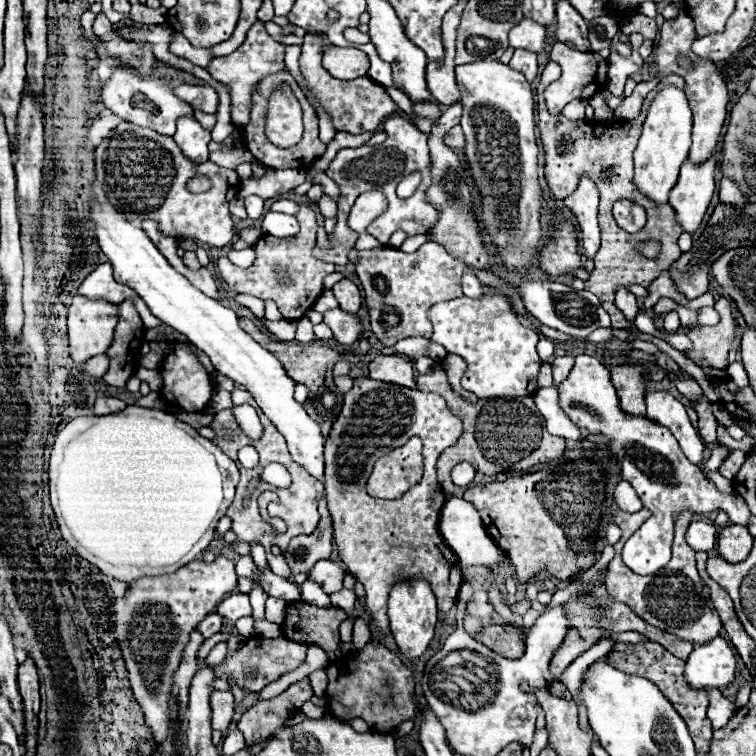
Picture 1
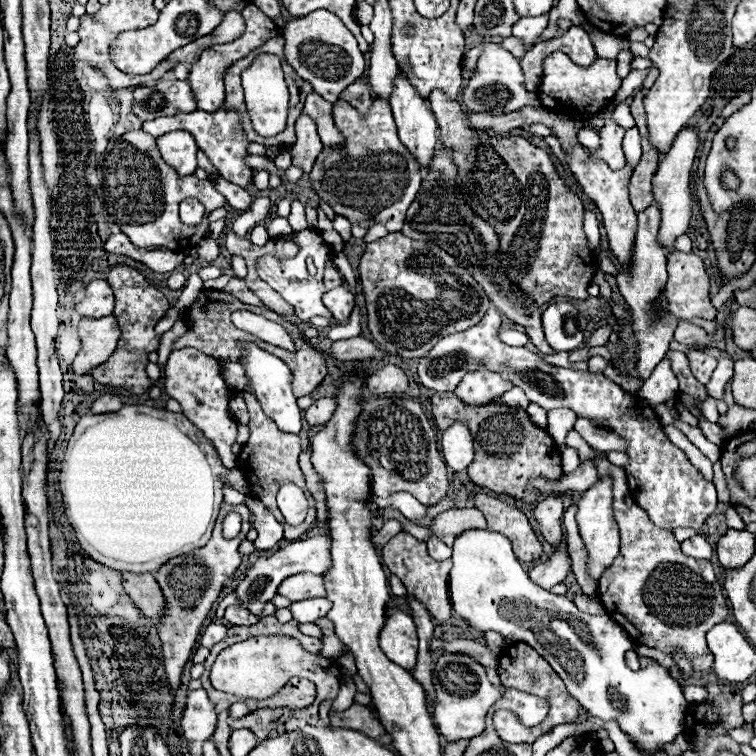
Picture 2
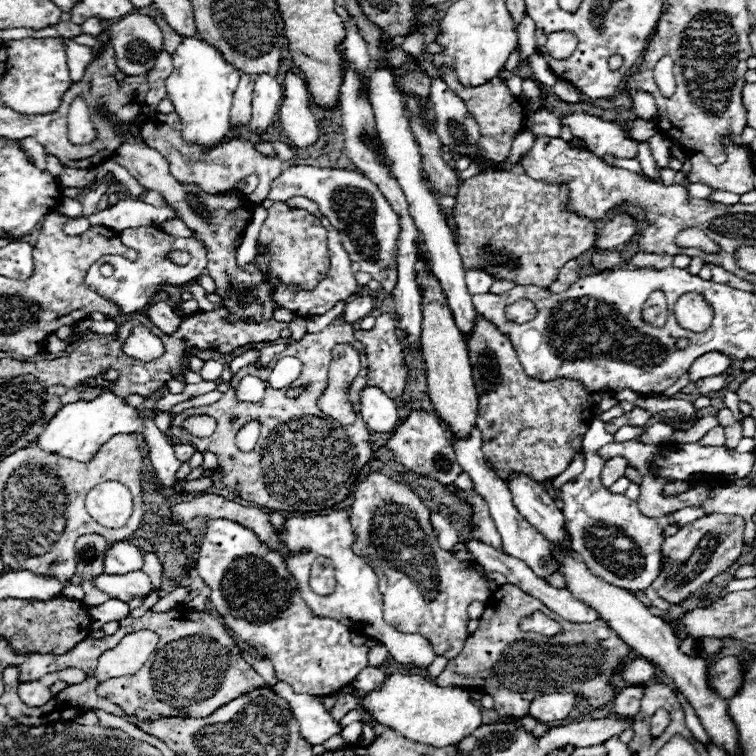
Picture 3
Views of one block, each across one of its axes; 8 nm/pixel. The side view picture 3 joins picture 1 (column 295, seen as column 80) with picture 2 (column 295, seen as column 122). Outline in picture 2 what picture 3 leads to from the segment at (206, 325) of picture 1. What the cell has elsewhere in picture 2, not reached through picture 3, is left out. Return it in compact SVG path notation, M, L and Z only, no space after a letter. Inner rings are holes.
M246 344L244 348L246 348L246 356L244 356L242 364L248 372L248 378L252 380L252 390L256 392L256 398L260 400L264 414L270 420L274 420L282 432L300 432L302 412L296 406L296 396L292 394L292 388L290 388L290 380L292 380L290 368L280 358L260 350L256 344Z

